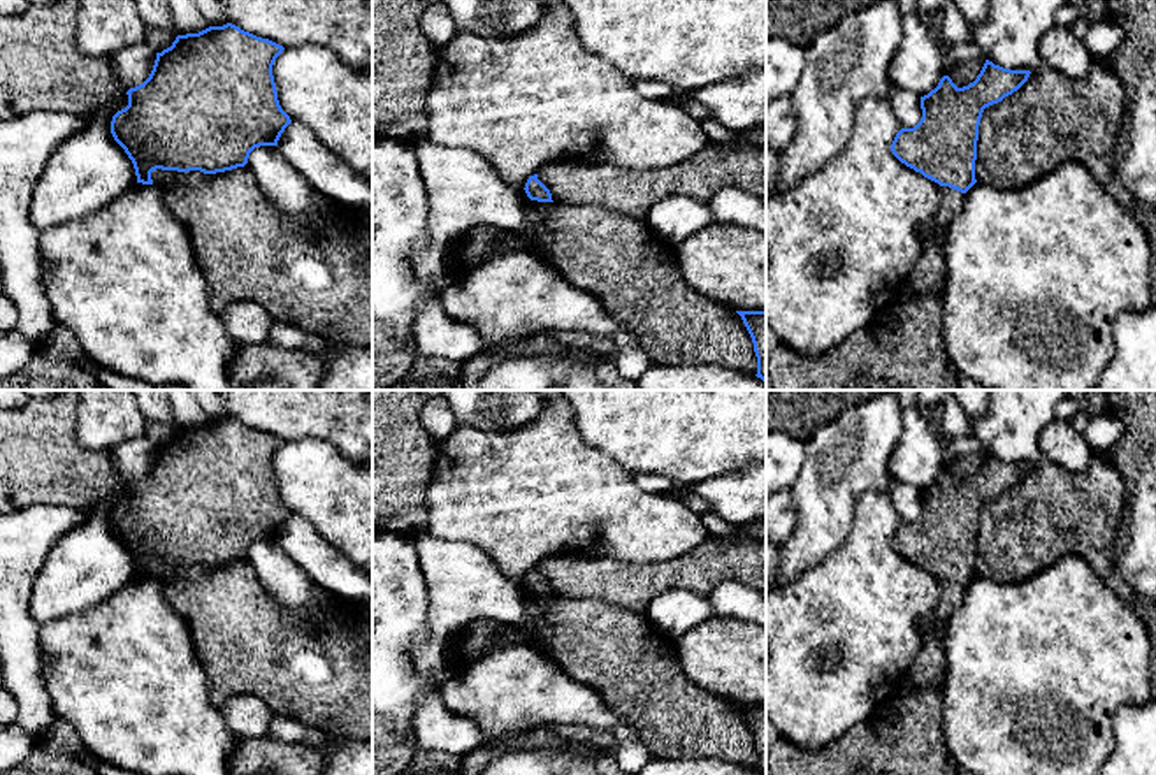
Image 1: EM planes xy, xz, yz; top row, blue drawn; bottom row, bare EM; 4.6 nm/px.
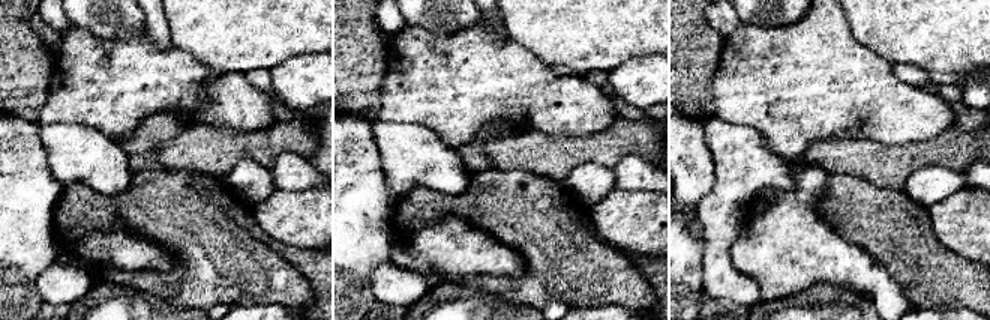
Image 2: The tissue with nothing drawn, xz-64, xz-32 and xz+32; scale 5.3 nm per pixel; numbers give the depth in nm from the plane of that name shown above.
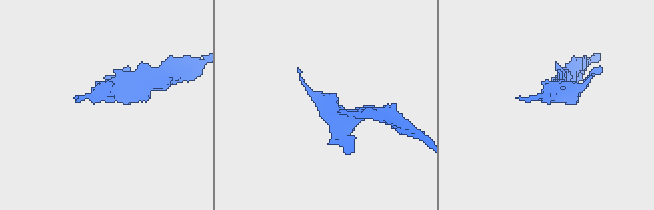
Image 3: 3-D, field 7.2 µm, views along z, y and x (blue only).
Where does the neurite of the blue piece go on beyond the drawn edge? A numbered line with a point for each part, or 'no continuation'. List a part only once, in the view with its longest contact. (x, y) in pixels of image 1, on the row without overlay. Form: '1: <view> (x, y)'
no continuation

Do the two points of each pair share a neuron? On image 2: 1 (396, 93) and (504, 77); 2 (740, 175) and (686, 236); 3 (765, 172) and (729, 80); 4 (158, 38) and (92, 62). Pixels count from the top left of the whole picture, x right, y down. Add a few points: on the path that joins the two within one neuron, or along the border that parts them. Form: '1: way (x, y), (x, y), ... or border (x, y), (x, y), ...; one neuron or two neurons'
1: way (423, 84), (428, 81), (464, 81), (477, 77); one neuron
2: border (711, 190), (696, 214), (702, 257); two neurons
3: border (713, 117), (752, 126), (773, 150); two neurons
4: border (144, 29), (146, 35), (158, 47), (171, 45); two neurons

